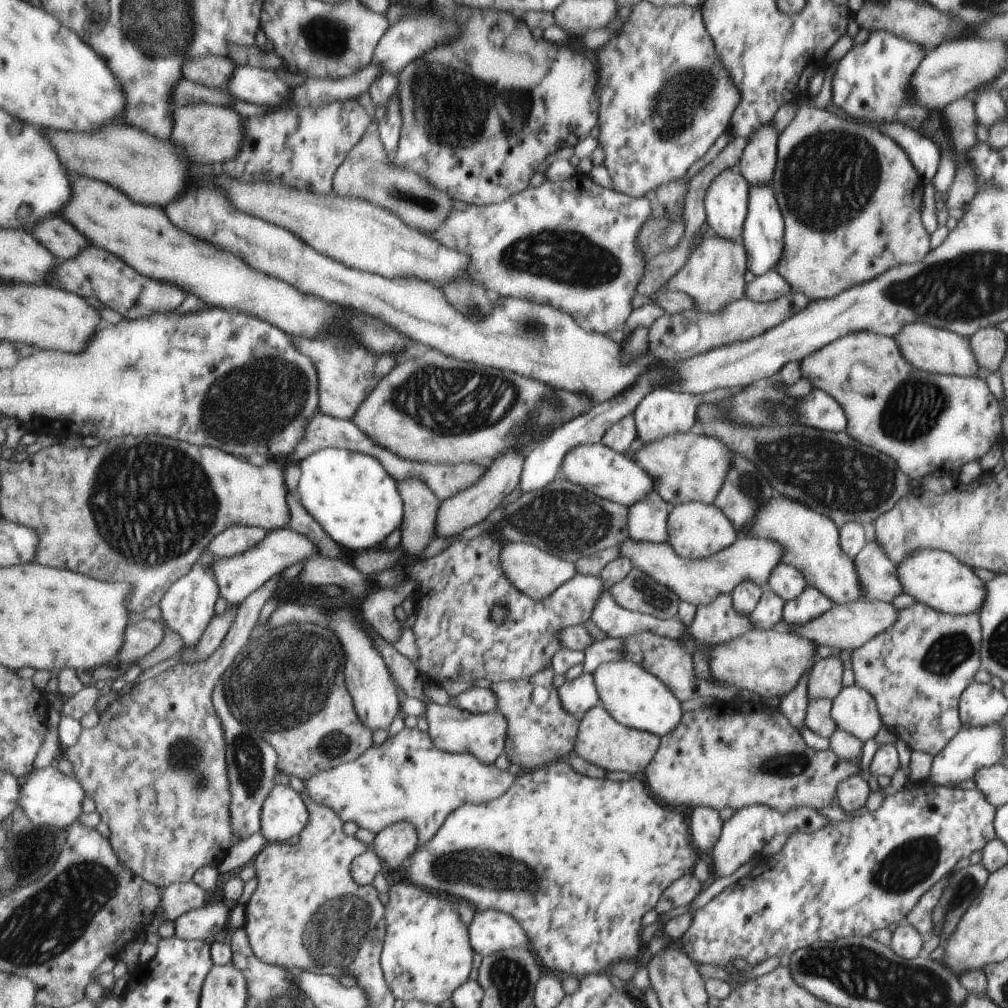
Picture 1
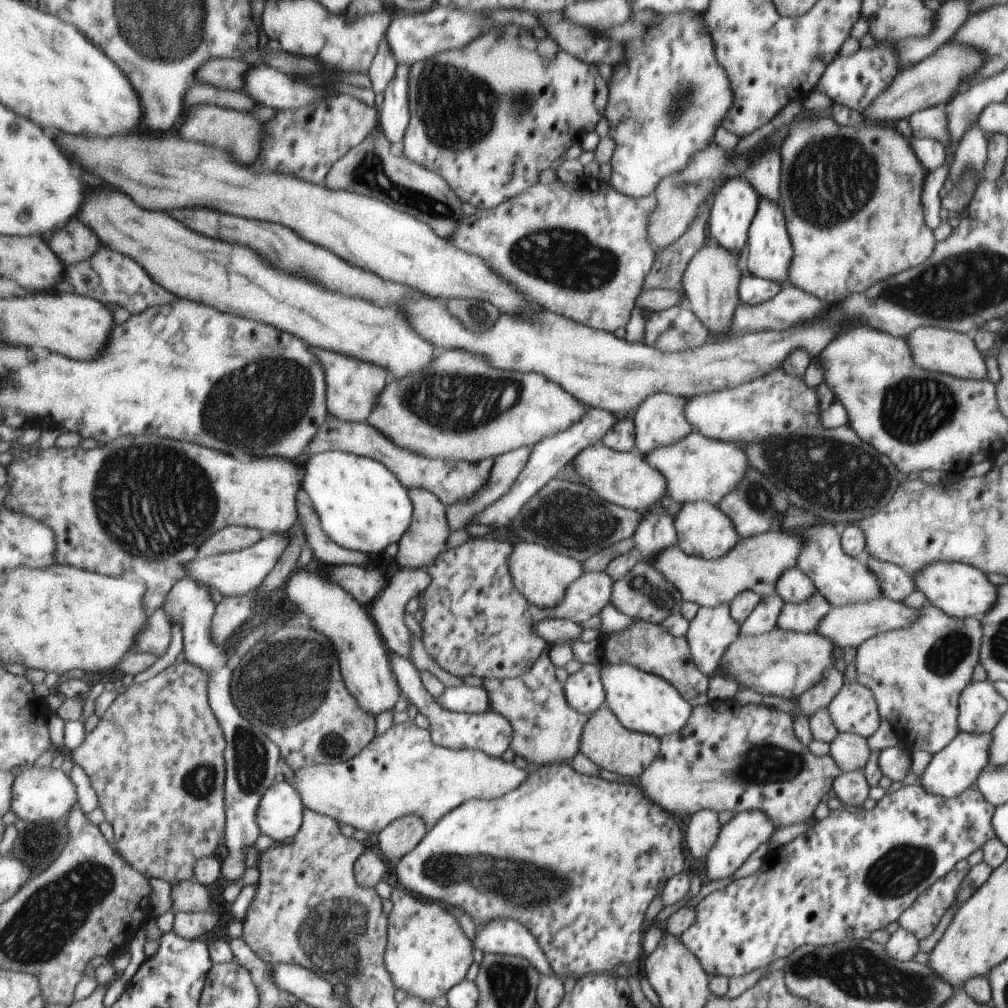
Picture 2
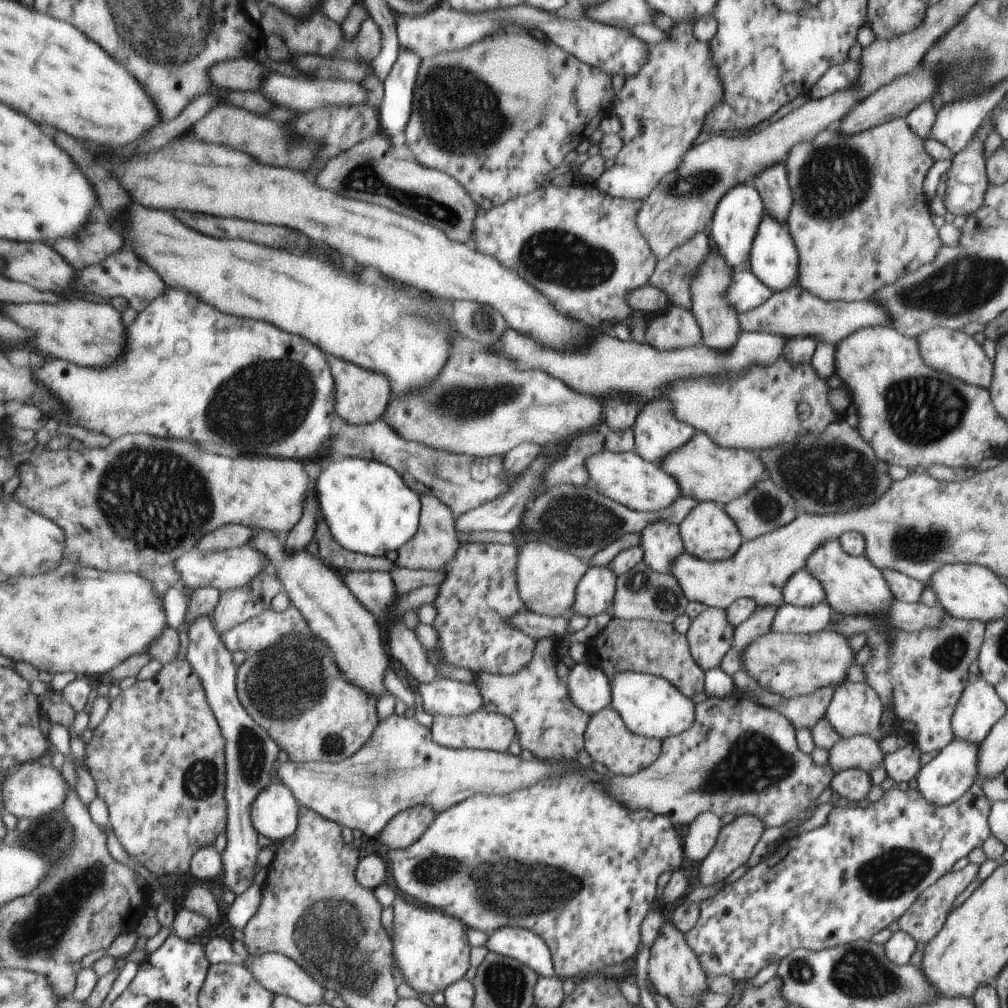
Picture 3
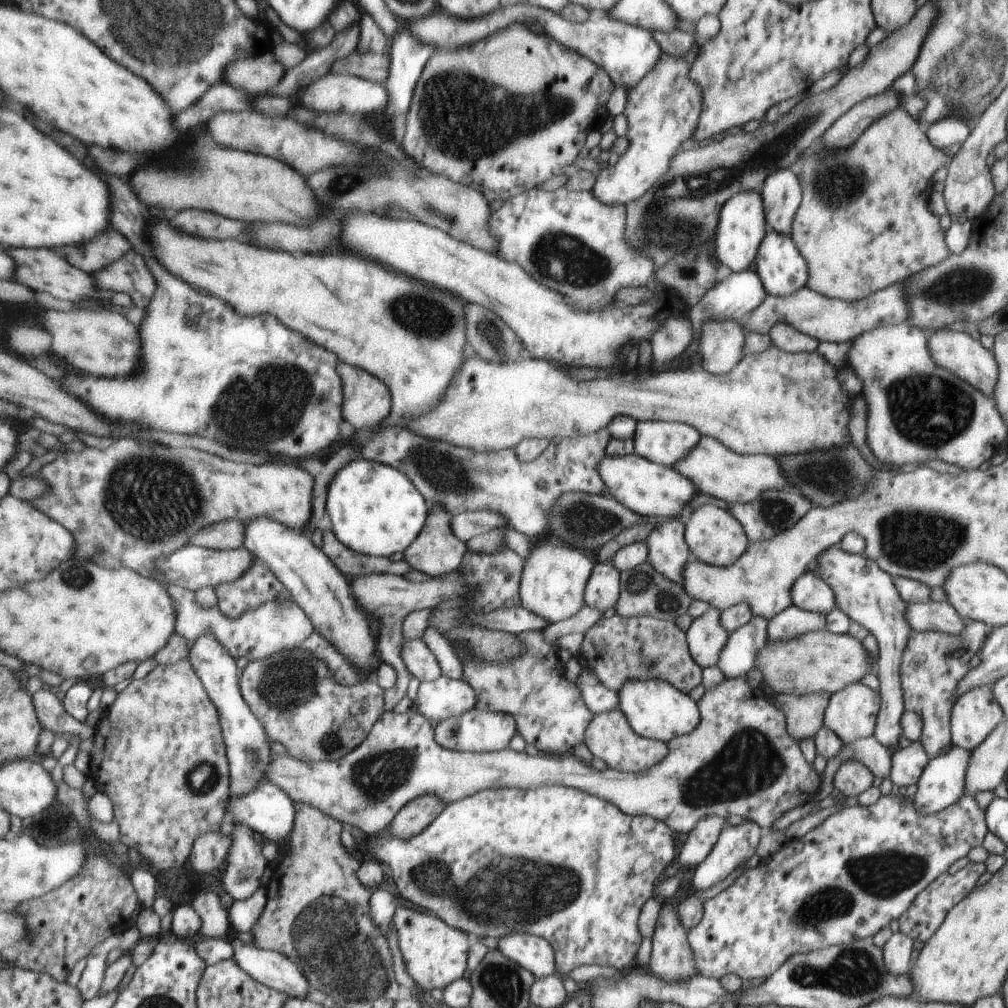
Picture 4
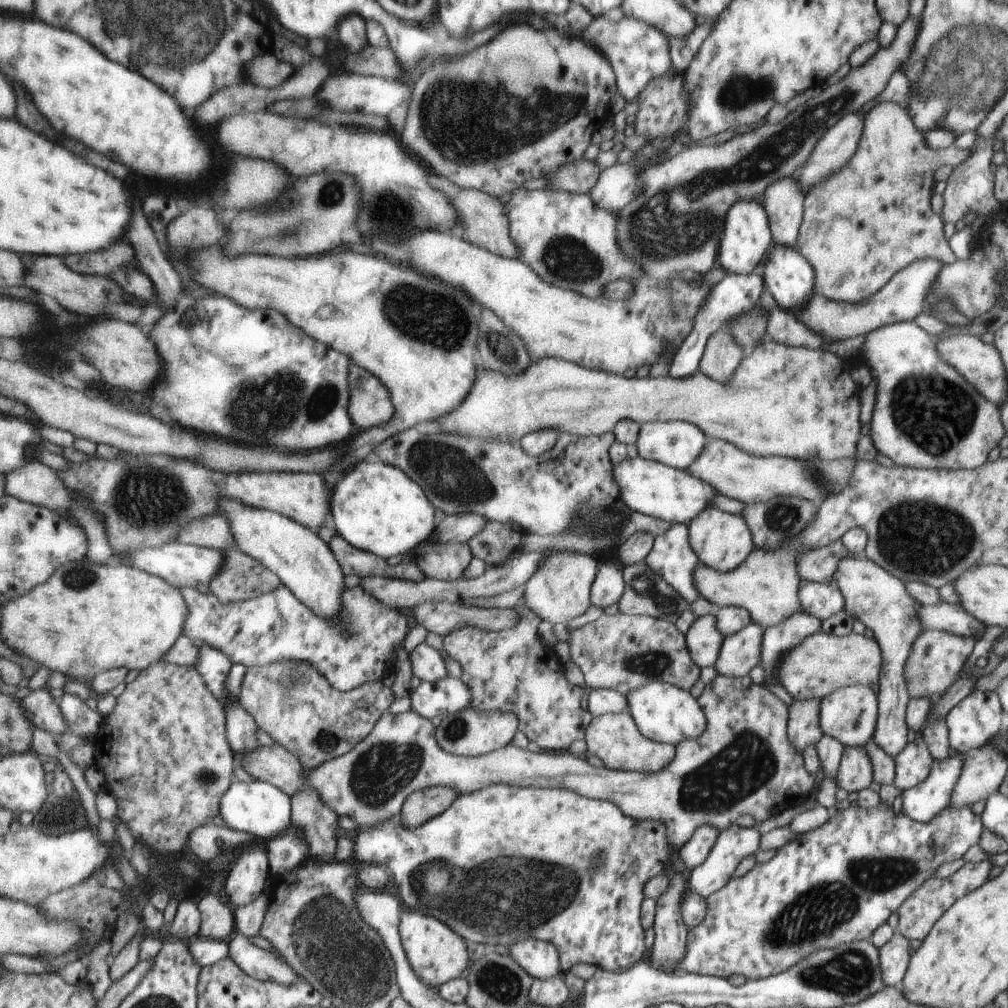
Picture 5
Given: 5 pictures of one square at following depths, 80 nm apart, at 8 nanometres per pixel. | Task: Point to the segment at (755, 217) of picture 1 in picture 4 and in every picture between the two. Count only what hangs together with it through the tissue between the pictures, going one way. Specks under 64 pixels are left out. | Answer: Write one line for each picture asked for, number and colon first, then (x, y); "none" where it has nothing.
2: (770, 253)
3: (775, 260)
4: (781, 268)

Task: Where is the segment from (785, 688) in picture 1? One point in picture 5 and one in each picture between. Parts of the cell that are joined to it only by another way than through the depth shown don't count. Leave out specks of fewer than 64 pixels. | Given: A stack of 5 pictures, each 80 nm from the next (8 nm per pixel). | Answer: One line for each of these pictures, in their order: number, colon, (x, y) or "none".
2: (782, 663)
3: (789, 664)
4: (820, 662)
5: (822, 663)

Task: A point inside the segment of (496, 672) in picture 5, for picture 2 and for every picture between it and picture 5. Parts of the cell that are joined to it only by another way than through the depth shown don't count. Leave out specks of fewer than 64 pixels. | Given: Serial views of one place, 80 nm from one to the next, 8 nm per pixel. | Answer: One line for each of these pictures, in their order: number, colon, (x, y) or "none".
2: (546, 729)
3: (548, 724)
4: (550, 714)

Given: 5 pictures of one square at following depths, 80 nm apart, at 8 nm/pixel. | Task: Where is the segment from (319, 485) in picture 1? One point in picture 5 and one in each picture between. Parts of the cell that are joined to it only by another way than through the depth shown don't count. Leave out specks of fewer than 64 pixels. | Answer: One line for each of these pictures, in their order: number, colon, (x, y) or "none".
2: (363, 505)
3: (370, 509)
4: (375, 508)
5: (377, 507)

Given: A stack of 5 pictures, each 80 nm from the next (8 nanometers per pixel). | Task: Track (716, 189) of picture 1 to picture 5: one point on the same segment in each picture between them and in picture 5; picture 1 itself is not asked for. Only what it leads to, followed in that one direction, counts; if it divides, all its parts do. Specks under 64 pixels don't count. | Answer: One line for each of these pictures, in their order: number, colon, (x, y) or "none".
2: (733, 206)
3: (738, 214)
4: (741, 225)
5: (746, 239)

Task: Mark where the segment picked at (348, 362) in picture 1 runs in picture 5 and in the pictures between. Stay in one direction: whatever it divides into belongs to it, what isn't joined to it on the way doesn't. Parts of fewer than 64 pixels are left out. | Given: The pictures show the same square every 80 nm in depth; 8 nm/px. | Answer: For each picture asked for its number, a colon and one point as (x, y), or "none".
2: (355, 386)
3: (363, 395)
4: (367, 399)
5: (371, 406)

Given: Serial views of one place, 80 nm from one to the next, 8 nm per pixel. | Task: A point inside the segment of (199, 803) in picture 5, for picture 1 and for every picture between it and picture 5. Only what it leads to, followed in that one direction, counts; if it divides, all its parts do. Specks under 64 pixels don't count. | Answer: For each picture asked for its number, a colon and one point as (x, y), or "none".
1: (157, 767)
2: (156, 761)
3: (162, 735)
4: (161, 756)

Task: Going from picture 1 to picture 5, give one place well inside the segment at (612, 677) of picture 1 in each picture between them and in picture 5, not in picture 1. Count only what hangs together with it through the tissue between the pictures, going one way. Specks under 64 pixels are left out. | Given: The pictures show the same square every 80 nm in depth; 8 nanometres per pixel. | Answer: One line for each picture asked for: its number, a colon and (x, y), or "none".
2: (643, 702)
3: (650, 706)
4: (655, 709)
5: (663, 712)

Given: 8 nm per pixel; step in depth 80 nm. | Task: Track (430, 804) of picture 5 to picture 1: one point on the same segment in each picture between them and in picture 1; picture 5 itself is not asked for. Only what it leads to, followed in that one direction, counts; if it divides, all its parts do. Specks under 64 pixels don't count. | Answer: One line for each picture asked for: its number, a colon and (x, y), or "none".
1: (395, 845)
2: (401, 837)
3: (404, 830)
4: (418, 814)

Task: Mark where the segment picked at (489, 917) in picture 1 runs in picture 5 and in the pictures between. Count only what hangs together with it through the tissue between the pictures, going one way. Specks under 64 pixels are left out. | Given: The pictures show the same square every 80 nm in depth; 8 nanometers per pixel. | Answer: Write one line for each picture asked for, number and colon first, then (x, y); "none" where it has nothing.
2: (506, 936)
3: (524, 945)
4: (535, 954)
5: (538, 958)

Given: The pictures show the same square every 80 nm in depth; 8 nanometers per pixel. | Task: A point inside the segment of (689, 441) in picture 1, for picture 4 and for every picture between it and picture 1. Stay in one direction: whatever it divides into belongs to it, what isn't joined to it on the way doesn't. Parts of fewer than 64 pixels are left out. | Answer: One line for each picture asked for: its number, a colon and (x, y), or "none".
2: (698, 468)
3: (707, 471)
4: (727, 475)

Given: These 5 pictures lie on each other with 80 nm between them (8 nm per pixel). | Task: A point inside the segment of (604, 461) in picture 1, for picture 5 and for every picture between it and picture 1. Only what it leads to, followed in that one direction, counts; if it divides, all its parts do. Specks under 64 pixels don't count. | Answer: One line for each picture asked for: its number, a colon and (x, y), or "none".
2: (621, 478)
3: (636, 483)
4: (652, 489)
5: (646, 486)

